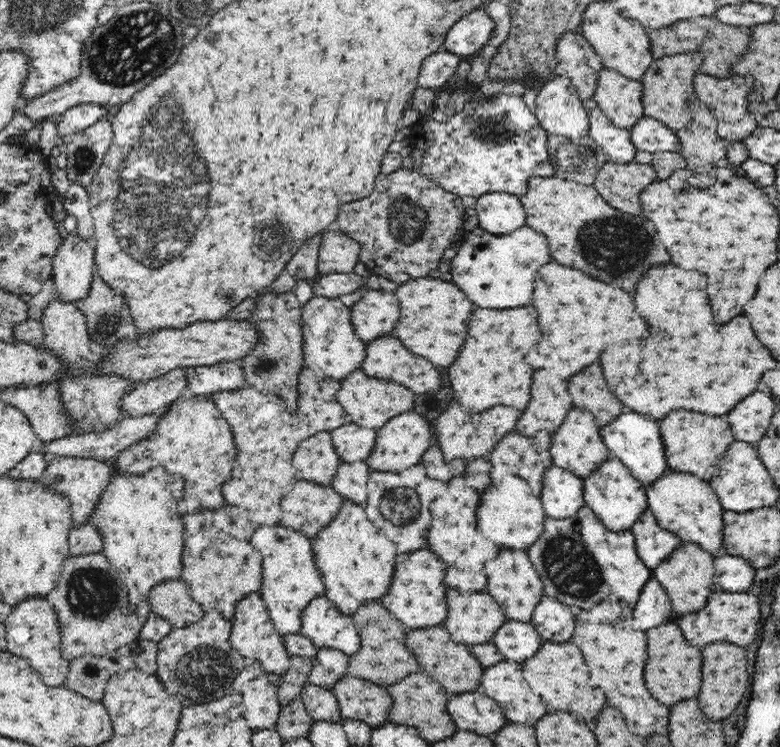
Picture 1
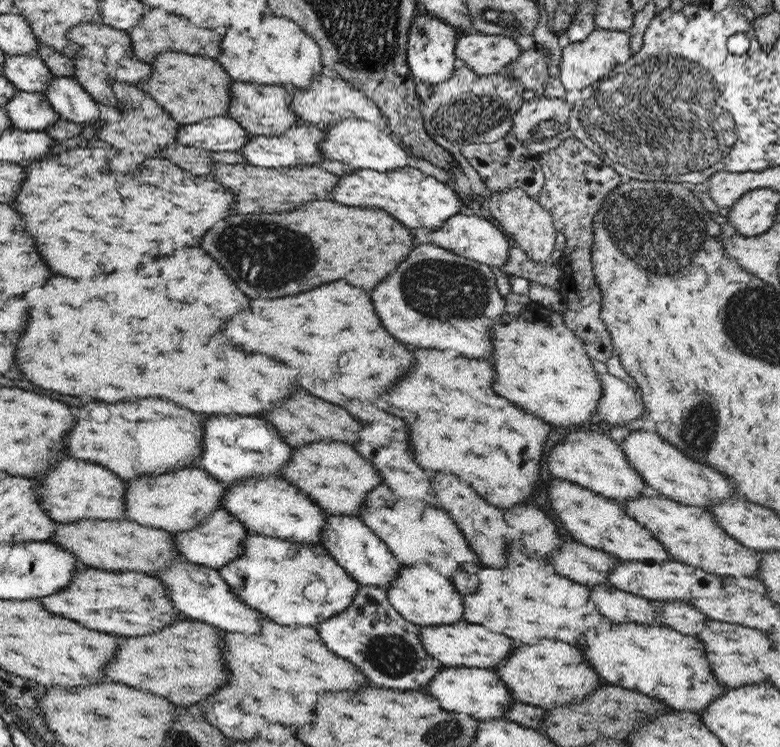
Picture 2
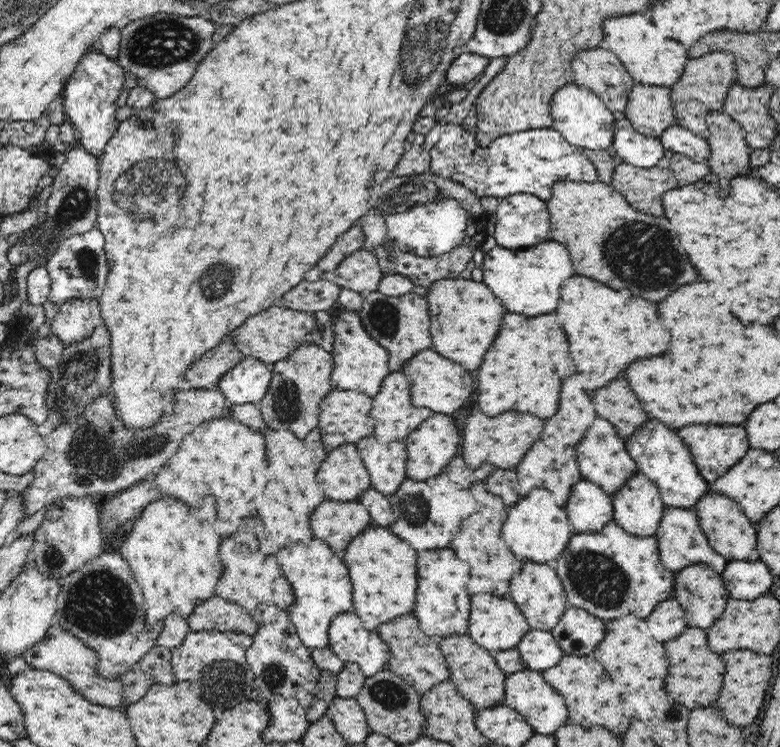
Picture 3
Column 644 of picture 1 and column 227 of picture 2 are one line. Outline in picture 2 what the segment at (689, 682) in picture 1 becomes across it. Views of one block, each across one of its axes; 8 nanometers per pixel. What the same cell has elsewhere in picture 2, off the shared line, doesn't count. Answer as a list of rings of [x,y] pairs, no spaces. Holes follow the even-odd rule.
[[[176,622],[152,636],[122,638],[118,658],[110,662],[110,680],[162,694],[176,706],[194,706],[228,682],[228,668],[224,666],[220,650],[220,634],[220,628],[204,622]]]

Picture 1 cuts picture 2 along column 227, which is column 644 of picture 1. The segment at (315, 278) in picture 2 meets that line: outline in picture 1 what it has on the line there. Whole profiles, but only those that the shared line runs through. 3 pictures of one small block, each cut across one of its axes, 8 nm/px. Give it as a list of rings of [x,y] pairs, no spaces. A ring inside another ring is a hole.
[[[558,176],[530,177],[527,184],[527,190],[520,195],[526,225],[548,238],[550,256],[558,264],[574,266],[602,282],[612,282],[632,292],[648,266],[668,262],[668,252],[658,242],[650,222],[612,208],[593,185],[582,185]]]

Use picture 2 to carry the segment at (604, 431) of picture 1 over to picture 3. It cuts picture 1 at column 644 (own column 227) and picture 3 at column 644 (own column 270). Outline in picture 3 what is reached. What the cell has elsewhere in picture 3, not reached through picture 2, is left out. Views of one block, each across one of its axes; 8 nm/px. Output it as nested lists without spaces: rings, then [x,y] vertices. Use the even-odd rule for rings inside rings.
[[[658,420],[644,422],[624,442],[624,448],[630,453],[632,460],[636,461],[637,472],[642,473],[657,487],[665,506],[692,509],[697,506],[701,496],[711,490],[711,484],[700,475],[692,454],[686,450],[680,436]]]

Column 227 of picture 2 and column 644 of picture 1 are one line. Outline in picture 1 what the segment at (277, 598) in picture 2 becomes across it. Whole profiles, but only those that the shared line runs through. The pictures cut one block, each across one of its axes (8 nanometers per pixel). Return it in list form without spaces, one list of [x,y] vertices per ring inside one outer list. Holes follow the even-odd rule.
[[[592,509],[577,510],[566,519],[547,518],[539,538],[526,548],[542,581],[544,592],[566,606],[592,608],[608,595],[616,595],[632,607],[652,570],[640,561],[635,538],[629,531],[610,531]]]

